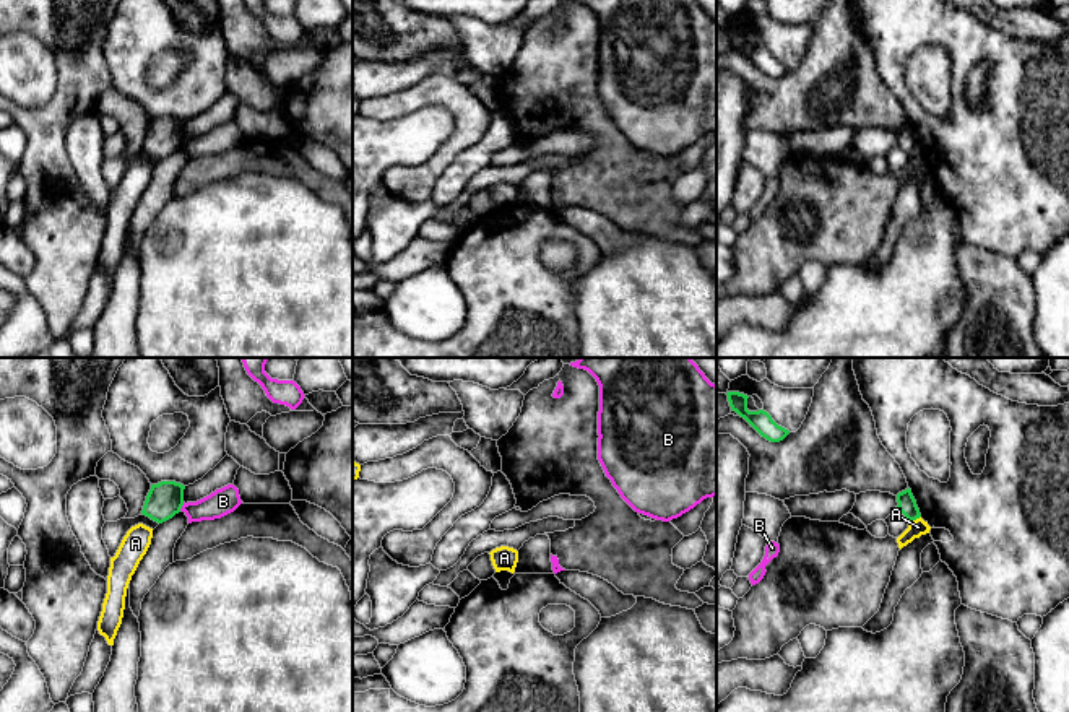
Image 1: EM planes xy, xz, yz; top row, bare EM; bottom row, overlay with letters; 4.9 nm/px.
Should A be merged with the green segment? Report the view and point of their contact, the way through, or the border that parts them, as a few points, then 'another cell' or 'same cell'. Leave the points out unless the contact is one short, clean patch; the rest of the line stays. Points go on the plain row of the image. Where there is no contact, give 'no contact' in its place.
contact yz (915, 155); border yz (920, 151), (910, 158); another cell

